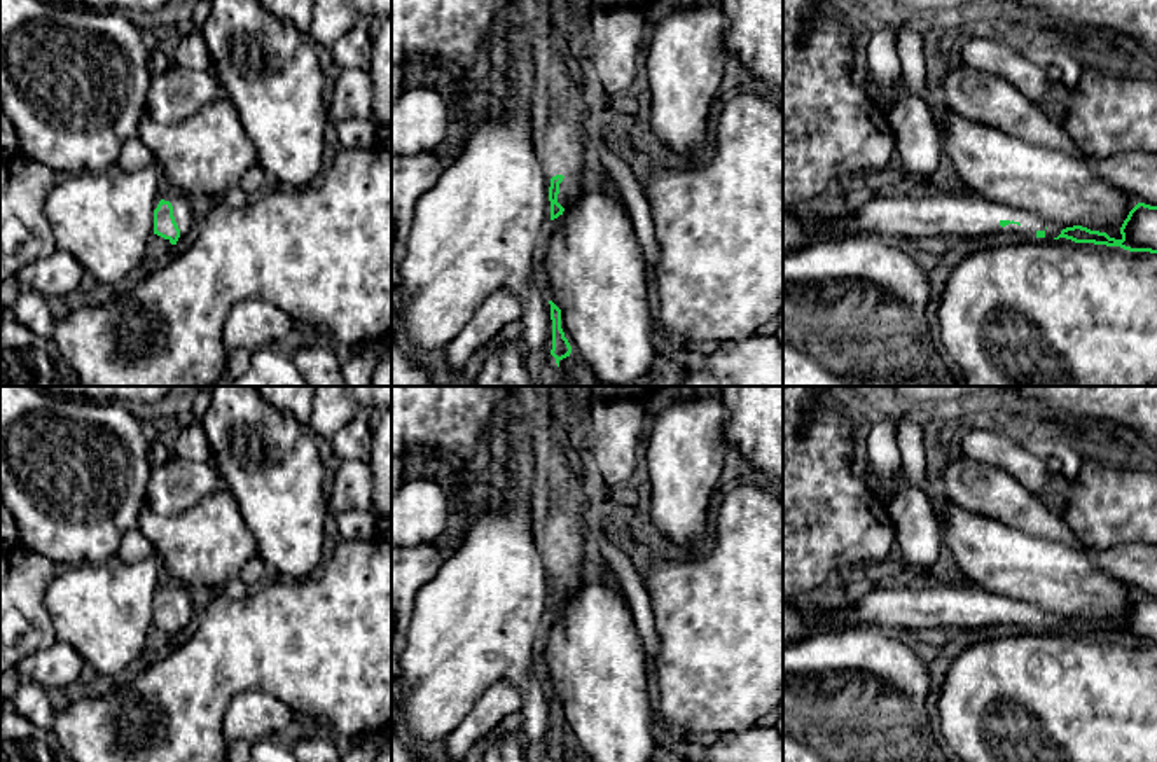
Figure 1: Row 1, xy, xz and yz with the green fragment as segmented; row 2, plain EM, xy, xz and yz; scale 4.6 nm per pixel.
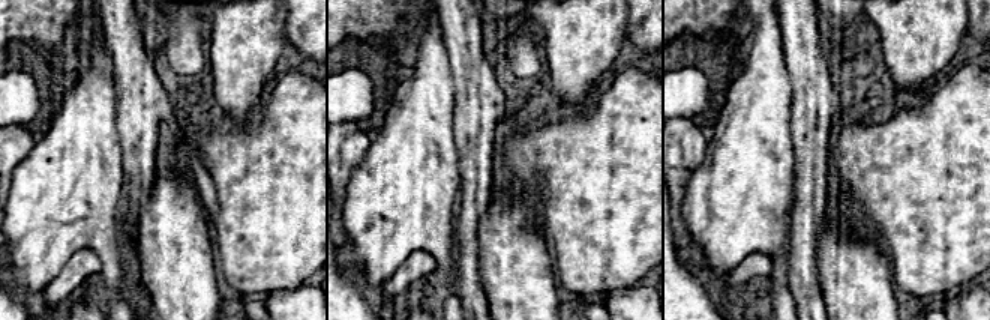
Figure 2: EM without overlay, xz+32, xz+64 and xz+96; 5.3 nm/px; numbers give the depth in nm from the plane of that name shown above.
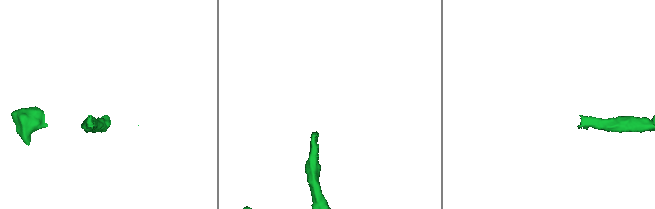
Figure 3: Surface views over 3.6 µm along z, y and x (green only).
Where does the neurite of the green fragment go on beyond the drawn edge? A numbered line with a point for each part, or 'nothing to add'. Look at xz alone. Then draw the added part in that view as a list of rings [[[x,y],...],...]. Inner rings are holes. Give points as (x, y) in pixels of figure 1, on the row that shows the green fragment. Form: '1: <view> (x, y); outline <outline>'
1: xz (567, 126); outline [[[512,0],[512,16],[526,35],[535,63],[533,87],[540,107],[537,147],[547,189],[552,177],[565,177],[558,203],[566,210],[587,184],[584,150],[598,143],[601,115],[585,107],[589,86],[558,49],[561,33],[554,26],[551,0]]]

